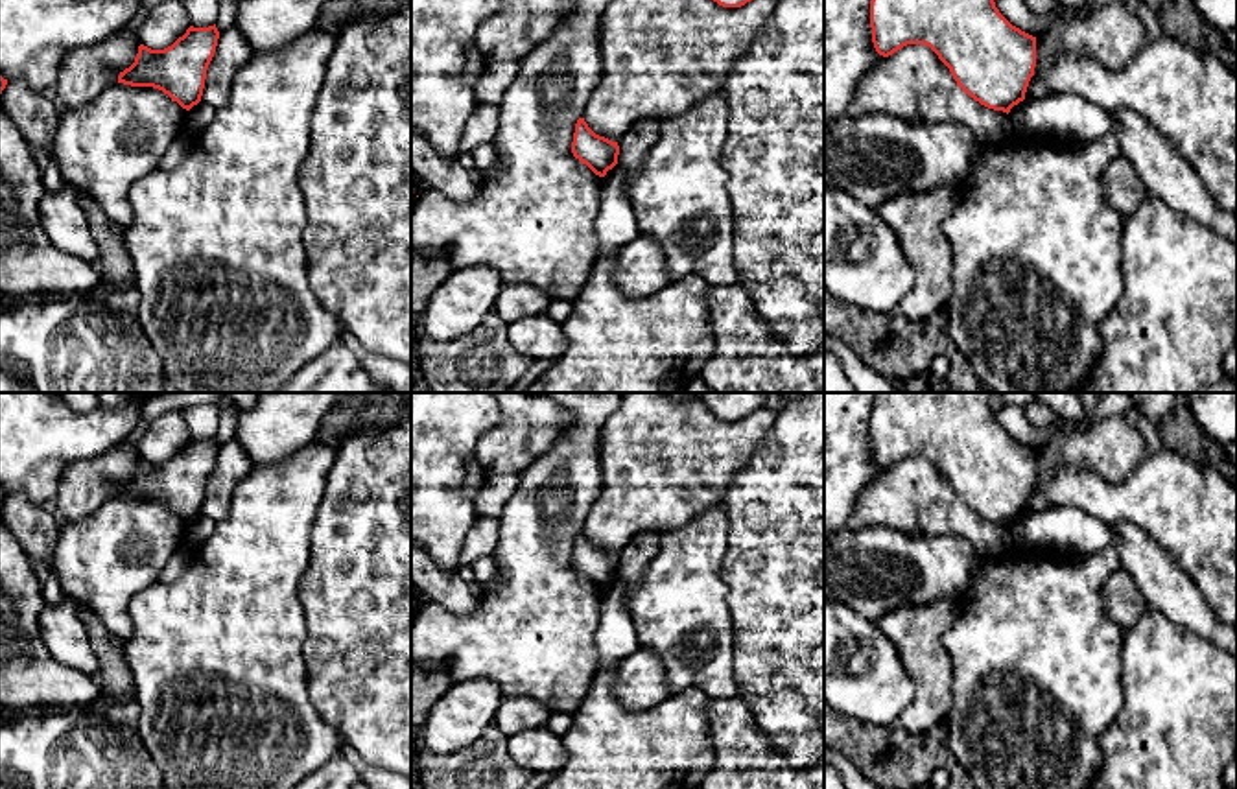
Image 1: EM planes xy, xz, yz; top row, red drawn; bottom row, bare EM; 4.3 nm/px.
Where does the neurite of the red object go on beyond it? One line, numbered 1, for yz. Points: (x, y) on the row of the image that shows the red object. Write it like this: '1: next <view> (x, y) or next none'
1: next none

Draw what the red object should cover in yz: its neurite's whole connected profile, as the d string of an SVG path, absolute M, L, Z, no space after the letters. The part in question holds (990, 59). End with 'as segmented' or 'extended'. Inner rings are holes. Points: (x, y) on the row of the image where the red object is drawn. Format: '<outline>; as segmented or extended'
M870 0L872 42L879 55L889 57L907 44L925 44L949 68L957 85L981 105L1010 112L1025 100L1036 66L1036 37L1012 26L994 0Z; as segmented

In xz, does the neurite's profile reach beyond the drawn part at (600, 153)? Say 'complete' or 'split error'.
complete

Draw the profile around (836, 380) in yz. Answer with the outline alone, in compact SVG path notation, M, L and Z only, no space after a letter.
M824 352L824 393L855 393L831 352Z

